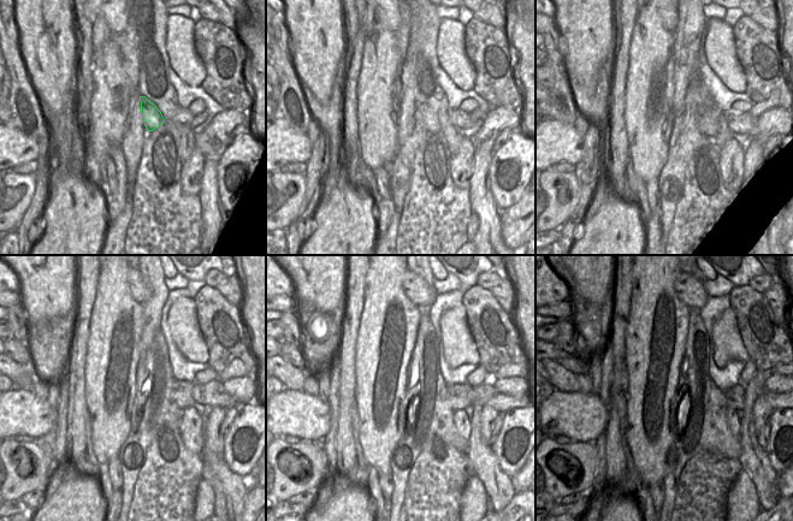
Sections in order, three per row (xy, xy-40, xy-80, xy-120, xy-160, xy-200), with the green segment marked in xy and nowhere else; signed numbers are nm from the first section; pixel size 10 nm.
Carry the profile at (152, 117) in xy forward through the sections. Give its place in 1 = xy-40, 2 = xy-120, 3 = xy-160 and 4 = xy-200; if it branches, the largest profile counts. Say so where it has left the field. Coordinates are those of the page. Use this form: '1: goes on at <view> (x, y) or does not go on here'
1: goes on at xy-40 (425, 114)
2: goes on at xy-120 (181, 394)
3: goes on at xy-160 (457, 394)
4: goes on at xy-200 (734, 396)

